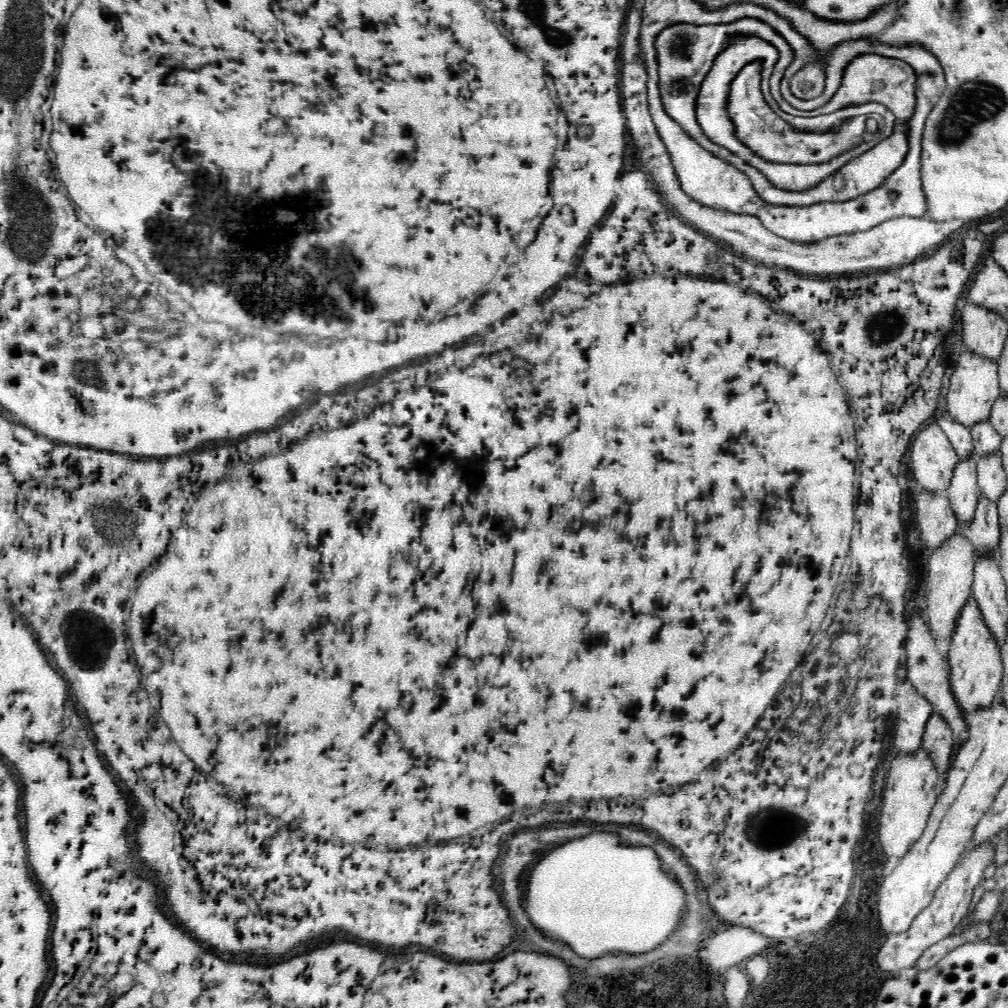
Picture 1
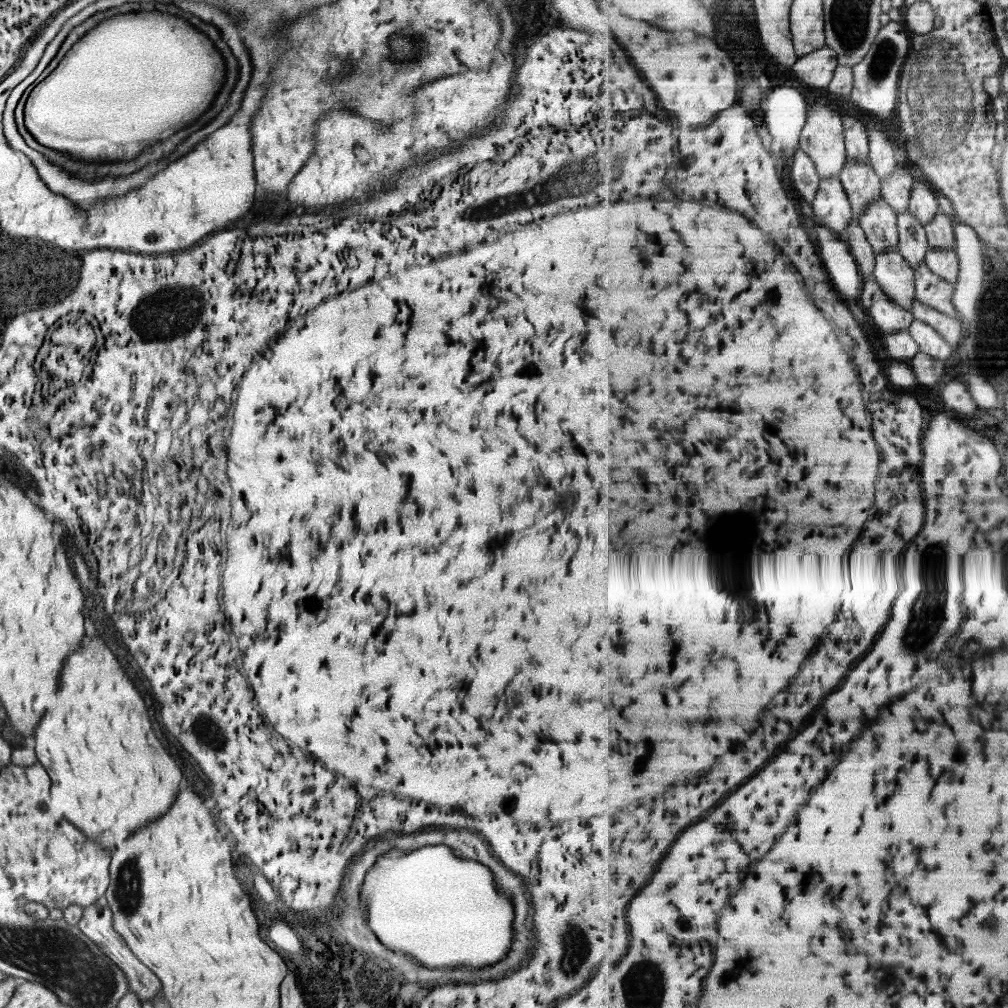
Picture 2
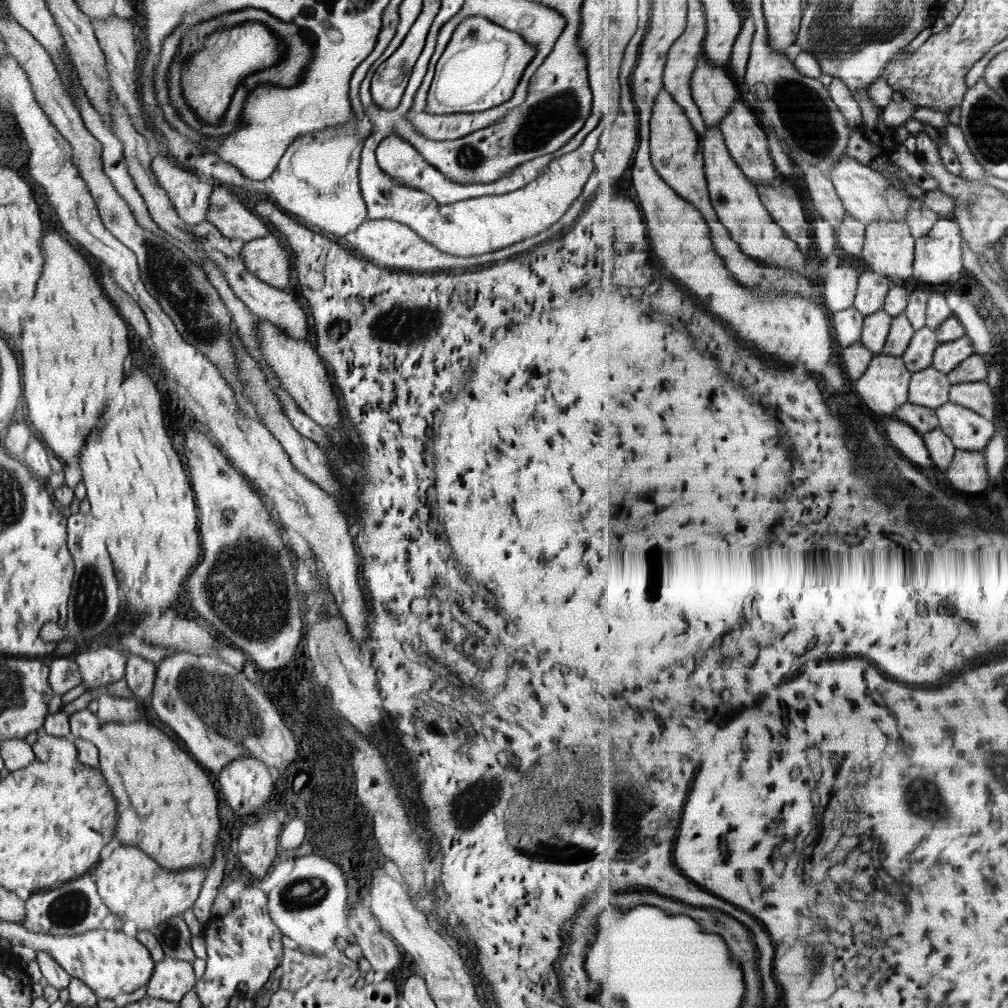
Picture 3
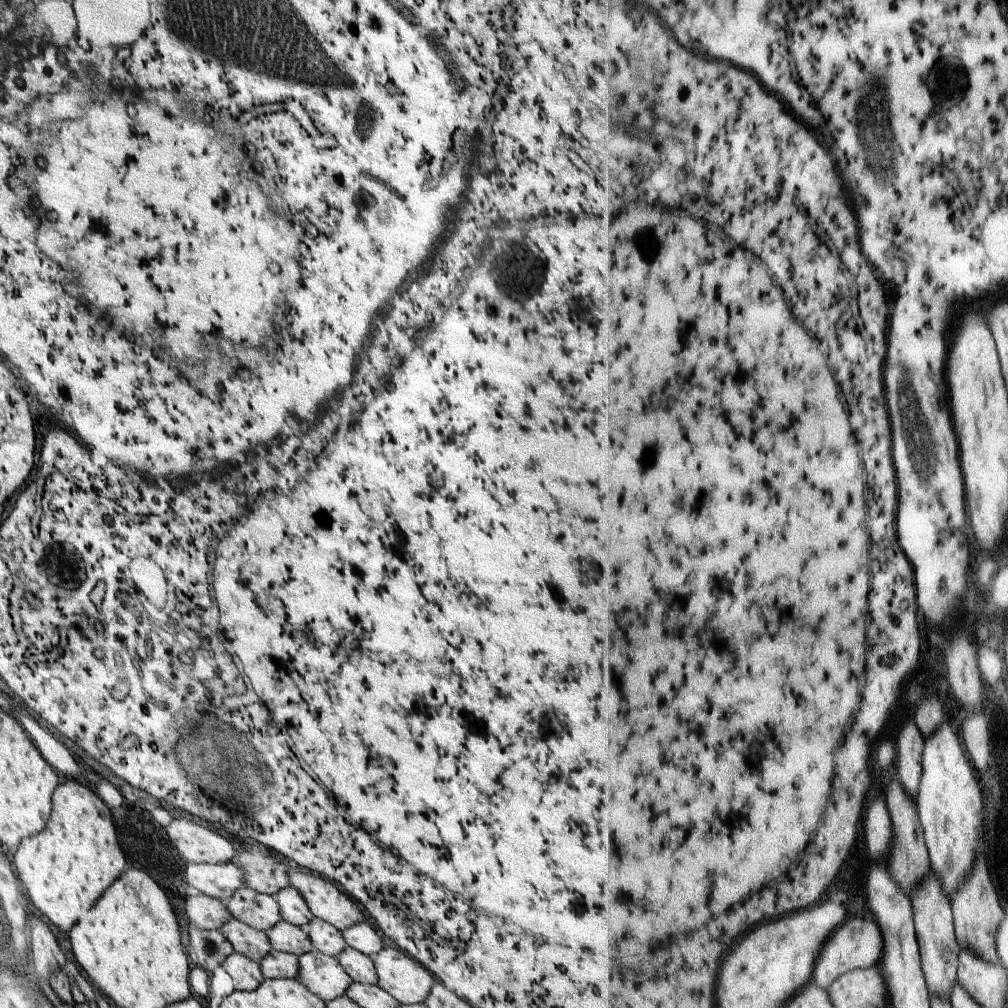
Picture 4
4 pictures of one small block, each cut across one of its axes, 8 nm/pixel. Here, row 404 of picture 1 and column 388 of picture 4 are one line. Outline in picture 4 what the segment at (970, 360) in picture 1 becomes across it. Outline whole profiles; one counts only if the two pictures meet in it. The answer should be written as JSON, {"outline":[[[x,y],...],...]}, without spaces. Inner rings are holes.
{"outline":[[[394,945],[382,947],[380,952],[371,956],[371,959],[377,972],[377,985],[389,992],[402,1005],[424,1003],[428,998],[435,981],[431,971],[421,962],[413,959],[399,948],[395,948]]]}

